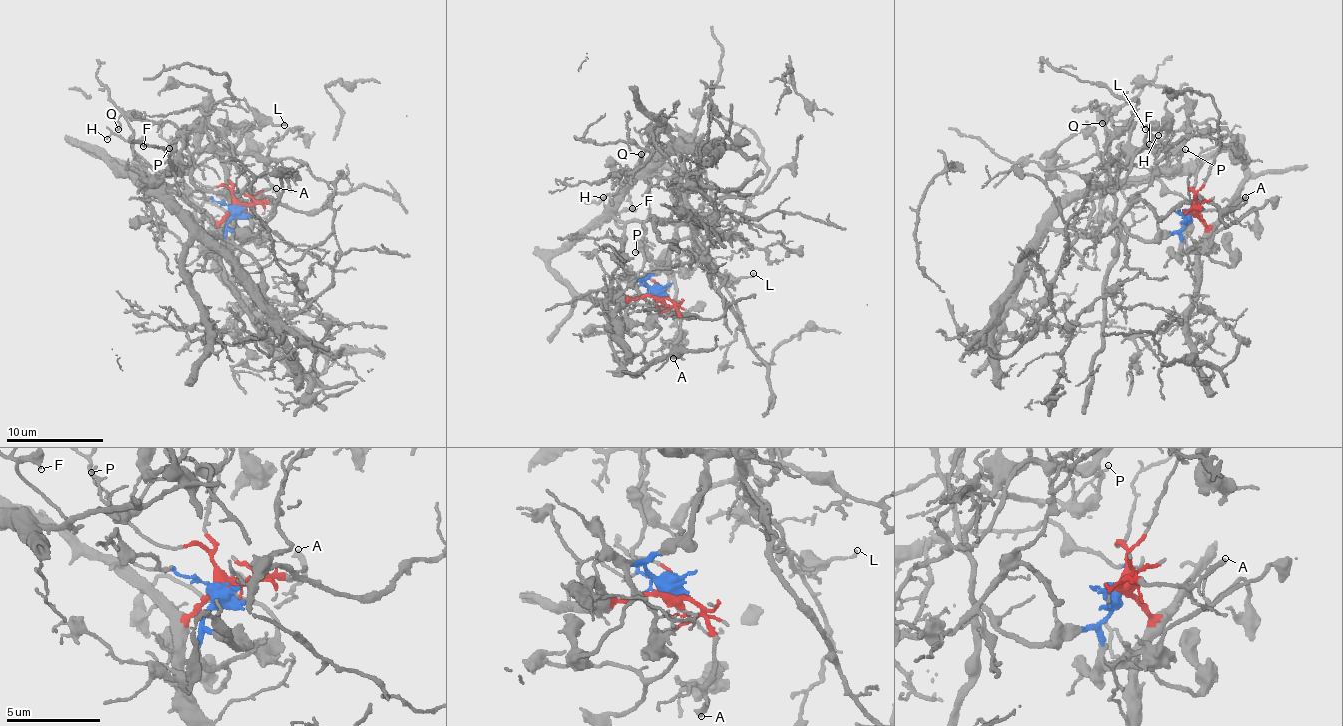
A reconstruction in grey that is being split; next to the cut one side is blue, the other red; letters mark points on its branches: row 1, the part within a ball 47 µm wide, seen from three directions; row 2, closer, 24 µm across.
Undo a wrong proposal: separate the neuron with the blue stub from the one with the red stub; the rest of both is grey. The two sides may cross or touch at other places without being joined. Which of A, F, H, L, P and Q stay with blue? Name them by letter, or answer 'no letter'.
L, Q

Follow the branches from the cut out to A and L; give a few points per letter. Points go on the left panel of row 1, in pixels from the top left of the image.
A: (237, 208), (278, 201), (275, 188)
L: (237, 208), (228, 225), (242, 229), (245, 237), (238, 235), (231, 217), (215, 140), (232, 125), (285, 126)

